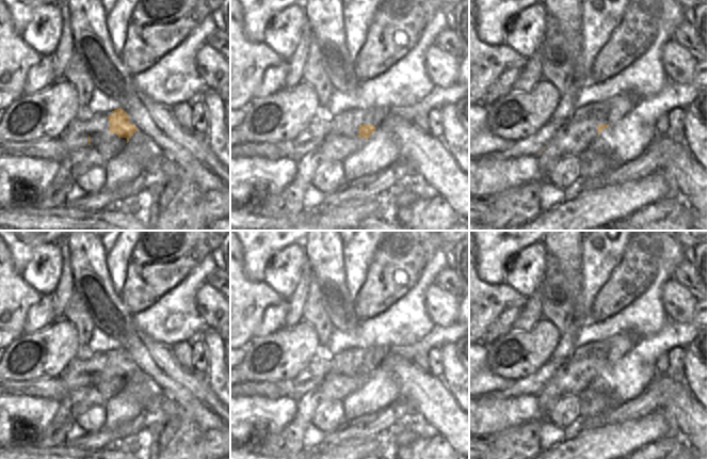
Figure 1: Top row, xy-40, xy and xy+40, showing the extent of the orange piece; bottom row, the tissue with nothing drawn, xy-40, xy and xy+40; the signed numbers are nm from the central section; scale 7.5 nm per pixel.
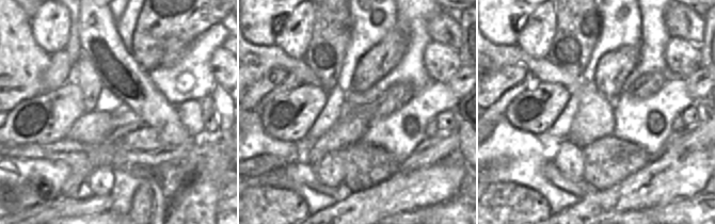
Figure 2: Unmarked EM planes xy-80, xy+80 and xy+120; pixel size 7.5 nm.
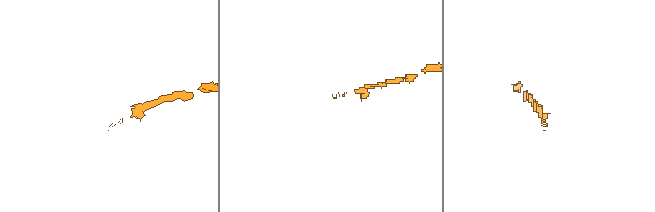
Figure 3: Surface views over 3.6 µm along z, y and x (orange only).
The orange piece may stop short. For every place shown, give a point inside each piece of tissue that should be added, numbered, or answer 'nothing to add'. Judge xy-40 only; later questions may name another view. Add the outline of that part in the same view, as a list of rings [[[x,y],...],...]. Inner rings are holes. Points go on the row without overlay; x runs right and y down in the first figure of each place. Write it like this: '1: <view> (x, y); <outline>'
1: xy-40 (71, 382); [[[69,364],[65,371],[59,376],[69,391],[88,385],[88,375],[74,376],[74,367]]]

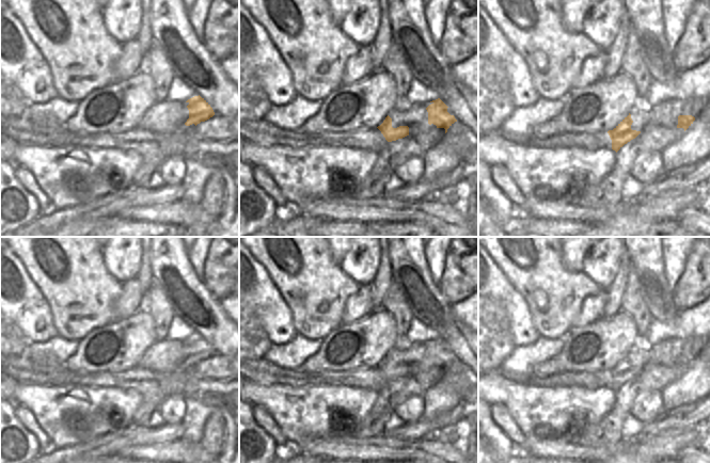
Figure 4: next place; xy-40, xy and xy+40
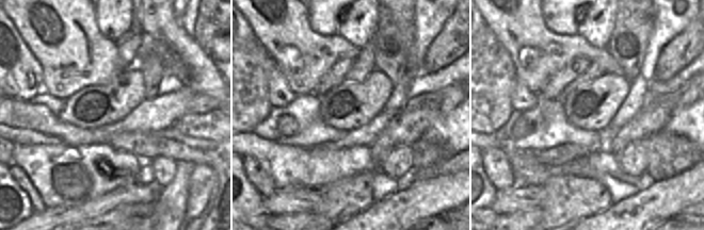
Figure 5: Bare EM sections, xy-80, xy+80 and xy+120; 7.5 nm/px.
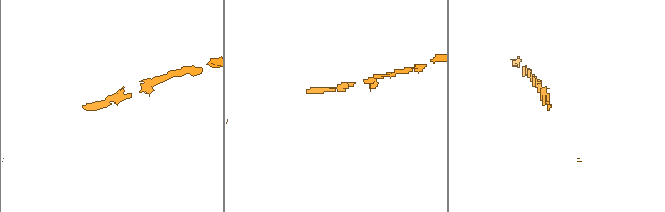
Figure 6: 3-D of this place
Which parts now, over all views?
nothing to add

